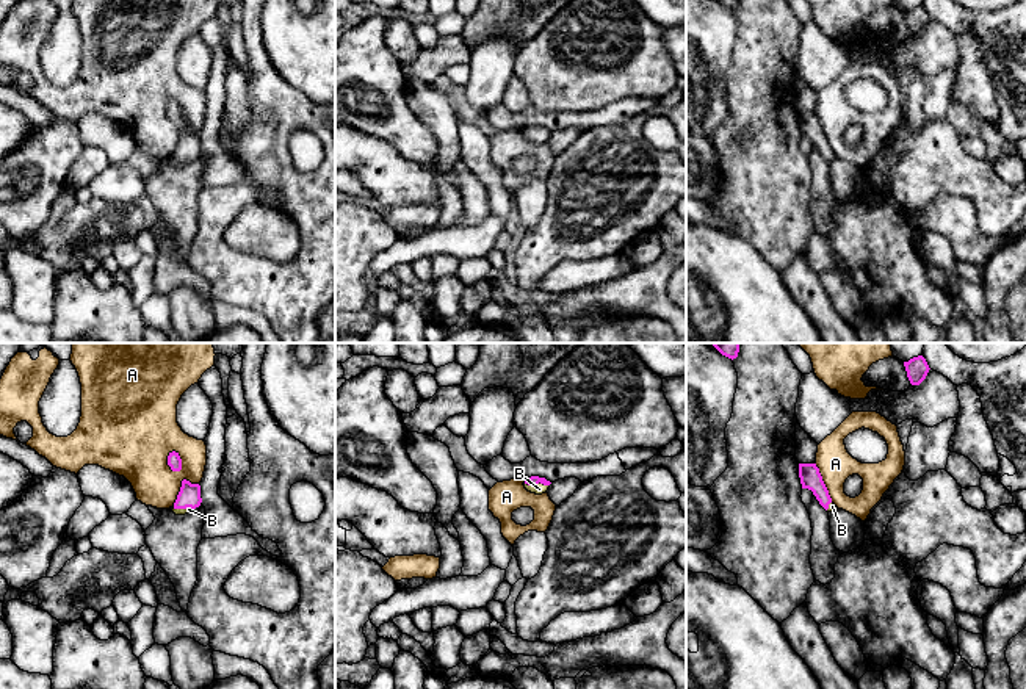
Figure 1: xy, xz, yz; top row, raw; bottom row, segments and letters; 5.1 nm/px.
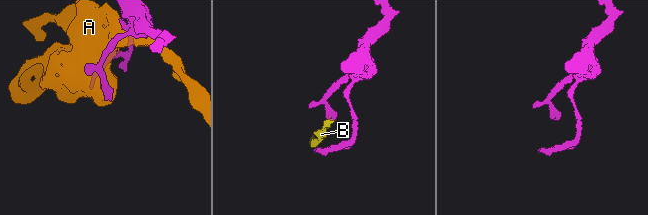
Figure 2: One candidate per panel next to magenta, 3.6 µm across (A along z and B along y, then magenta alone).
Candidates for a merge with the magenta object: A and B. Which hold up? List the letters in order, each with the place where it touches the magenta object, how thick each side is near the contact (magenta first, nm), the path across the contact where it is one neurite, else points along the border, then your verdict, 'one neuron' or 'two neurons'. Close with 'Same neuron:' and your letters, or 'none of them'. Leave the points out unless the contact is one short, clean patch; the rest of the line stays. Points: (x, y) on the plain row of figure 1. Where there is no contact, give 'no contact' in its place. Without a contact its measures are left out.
A: meets magenta in xy at (180, 110); 70 nm thick on the magenta side, 360 nm on the other; two neurons
B: meets magenta in xz at (536, 133); 50 nm thick on the magenta side, 60 nm on the other; runs through xz (534, 129), (536, 133), (539, 138); one neuron
Same neuron: B

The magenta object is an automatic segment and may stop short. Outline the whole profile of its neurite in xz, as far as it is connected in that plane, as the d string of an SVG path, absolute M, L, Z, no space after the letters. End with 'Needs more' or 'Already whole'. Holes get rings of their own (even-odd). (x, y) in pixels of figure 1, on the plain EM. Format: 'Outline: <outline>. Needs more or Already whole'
Outline: M539 125L526 127L523 132L525 138L536 144L547 142L550 133L551 133L550 130L547 130L545 127L539 127Z. Needs more

